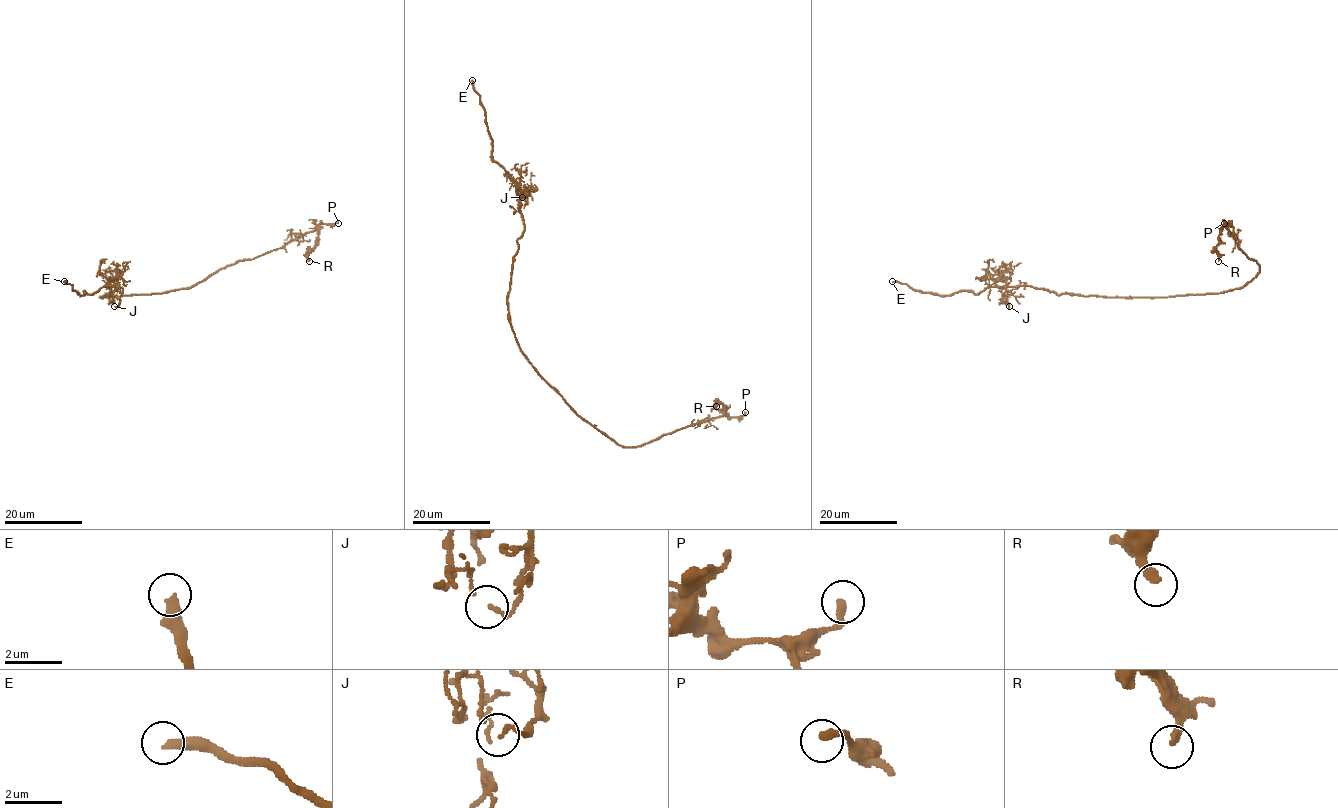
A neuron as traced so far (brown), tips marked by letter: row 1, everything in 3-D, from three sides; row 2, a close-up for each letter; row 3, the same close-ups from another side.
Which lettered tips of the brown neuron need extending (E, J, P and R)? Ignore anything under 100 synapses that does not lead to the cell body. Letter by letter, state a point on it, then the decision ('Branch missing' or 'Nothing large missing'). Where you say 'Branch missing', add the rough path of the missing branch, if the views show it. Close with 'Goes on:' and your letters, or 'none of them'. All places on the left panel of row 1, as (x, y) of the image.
E: Place: (64, 281). Branch missing. Course of what is missing: (64, 281), (22, 294), (35, 273), (64, 274), (80, 268), (114, 229), (120, 225), (128, 231)
J: Place: (114, 306). Nothing large missing
P: Place: (338, 223). Nothing large missing
R: Place: (309, 261). Nothing large missing
Goes on: E

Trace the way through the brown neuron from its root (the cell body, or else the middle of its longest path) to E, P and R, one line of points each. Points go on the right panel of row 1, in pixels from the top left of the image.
E: (1166, 297), (1057, 295), (1047, 289), (1027, 285), (986, 287), (978, 294), (958, 291), (939, 296), (892, 281)
P: (1166, 297), (1218, 294), (1240, 289), (1258, 273), (1259, 266), (1238, 246), (1228, 229), (1229, 224), (1224, 223)
R: (1166, 297), (1240, 289), (1259, 271), (1256, 262), (1238, 246), (1225, 227), (1215, 248), (1218, 261)

